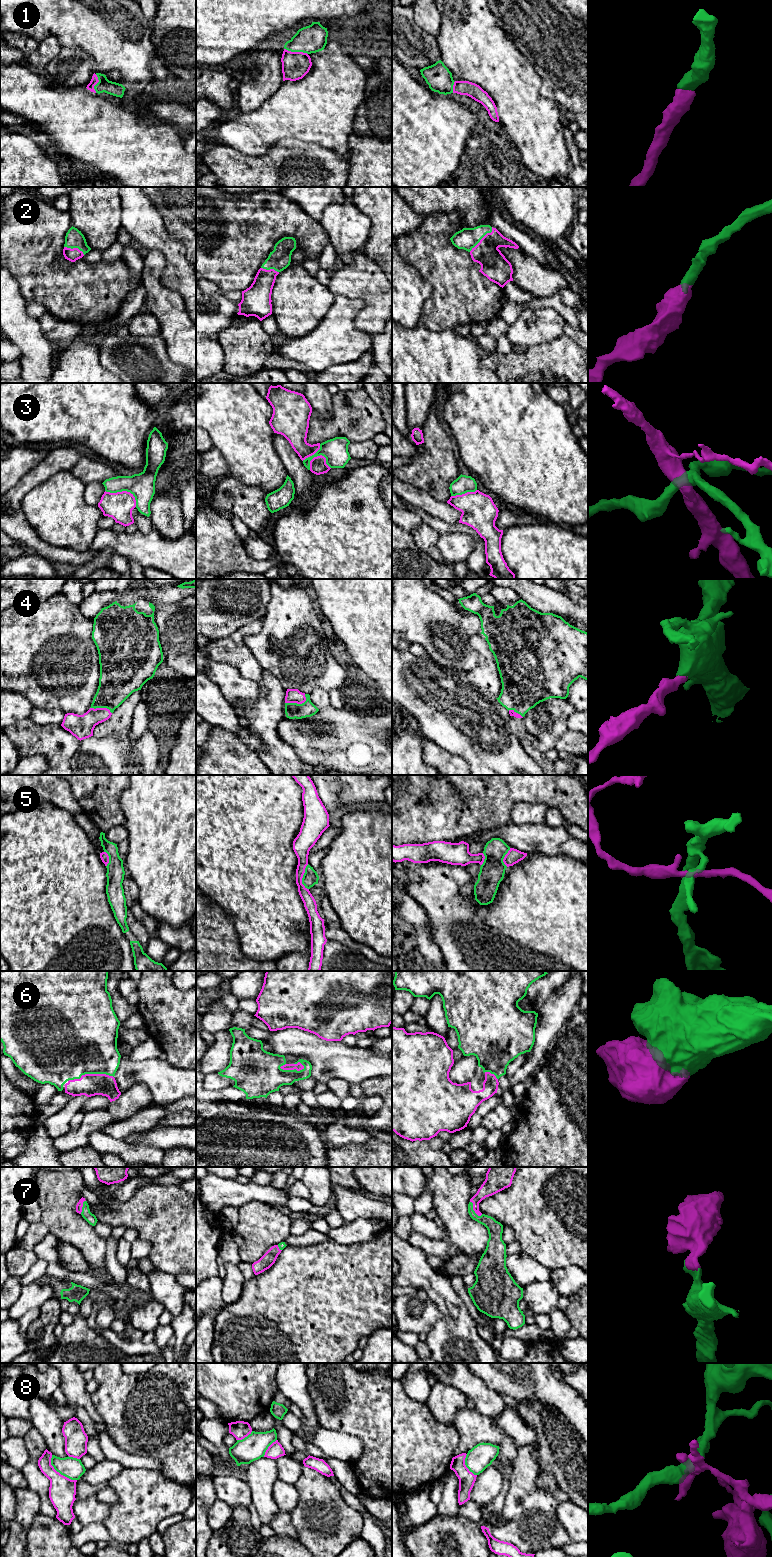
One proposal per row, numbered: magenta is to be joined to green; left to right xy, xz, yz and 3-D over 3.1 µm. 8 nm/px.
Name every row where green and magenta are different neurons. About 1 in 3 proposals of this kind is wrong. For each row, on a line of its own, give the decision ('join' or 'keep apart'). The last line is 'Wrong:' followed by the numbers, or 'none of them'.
1: join
2: join
3: keep apart
4: join
5: keep apart
6: join
7: join
8: keep apart
Wrong: 3, 5, 8

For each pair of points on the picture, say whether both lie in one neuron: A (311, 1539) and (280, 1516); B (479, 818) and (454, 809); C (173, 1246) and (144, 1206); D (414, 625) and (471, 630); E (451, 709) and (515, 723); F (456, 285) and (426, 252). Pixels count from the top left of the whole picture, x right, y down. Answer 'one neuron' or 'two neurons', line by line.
A: two neurons
B: one neuron
C: one neuron
D: two neurons
E: two neurons
F: one neuron

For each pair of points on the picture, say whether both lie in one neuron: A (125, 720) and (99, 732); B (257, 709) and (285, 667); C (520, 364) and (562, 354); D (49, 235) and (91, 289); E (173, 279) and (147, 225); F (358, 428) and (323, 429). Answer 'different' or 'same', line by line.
A: same
B: different
C: same
D: same
E: same
F: same

